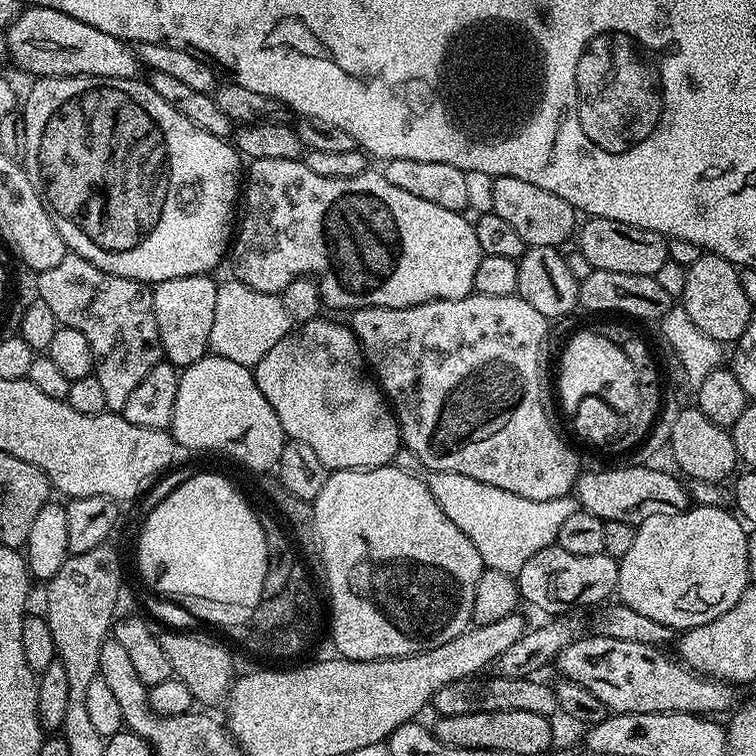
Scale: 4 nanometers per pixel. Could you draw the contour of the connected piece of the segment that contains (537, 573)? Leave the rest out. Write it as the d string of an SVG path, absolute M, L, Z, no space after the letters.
M555 546L538 550L534 558L526 561L526 566L516 573L516 585L520 588L520 595L525 601L528 600L536 608L541 608L548 614L572 614L576 608L592 608L595 604L600 604L603 600L615 597L618 592L618 570L620 565L617 557L602 554L570 554L567 550L562 550Z

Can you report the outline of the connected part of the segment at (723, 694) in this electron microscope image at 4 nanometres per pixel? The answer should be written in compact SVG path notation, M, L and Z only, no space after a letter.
M588 634L581 635L579 640L574 640L570 646L566 646L566 650L562 650L560 655L554 661L555 667L560 667L560 676L566 680L573 680L578 682L578 686L586 686L586 690L590 690L590 694L594 694L594 698L598 698L598 702L602 702L605 708L611 710L613 713L618 712L694 712L697 714L716 714L712 712L727 713L729 709L737 703L734 693L733 685L722 681L713 680L710 676L701 676L698 672L693 672L687 664L681 662L679 659L670 657L664 653L659 647L654 645L643 645L641 642L626 642L619 638L608 637L605 634L599 636L588 636Z

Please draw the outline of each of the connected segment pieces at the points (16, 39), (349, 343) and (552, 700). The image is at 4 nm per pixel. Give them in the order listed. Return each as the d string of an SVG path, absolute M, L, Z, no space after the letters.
M24 10L20 18L12 23L6 32L8 55L11 63L16 63L32 78L46 76L123 76L137 75L138 61L135 51L125 41L106 35L102 30L86 26L51 10Z
M324 319L303 321L266 353L254 369L258 390L278 414L285 437L310 446L328 469L391 465L402 446L396 413L370 375L356 333L347 323Z
M493 674L489 680L480 679L484 678L469 678L442 686L442 690L432 695L431 707L436 708L435 715L457 716L494 710L530 710L530 714L542 714L549 718L557 715L556 689L551 683L539 684L536 678L506 678L499 674Z

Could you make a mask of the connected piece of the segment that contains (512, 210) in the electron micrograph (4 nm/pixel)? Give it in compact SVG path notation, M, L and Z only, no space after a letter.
M495 177L492 211L523 238L525 245L534 248L560 248L571 236L573 239L578 228L577 210L570 206L570 202L566 202L566 198L558 198L558 194L550 194L550 190L542 190L530 182L522 182L522 178Z

